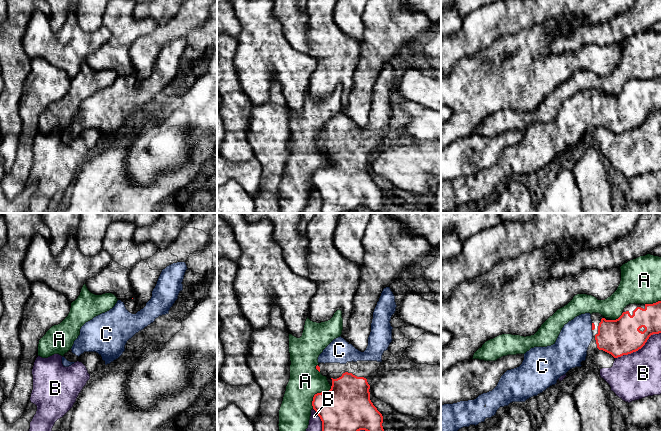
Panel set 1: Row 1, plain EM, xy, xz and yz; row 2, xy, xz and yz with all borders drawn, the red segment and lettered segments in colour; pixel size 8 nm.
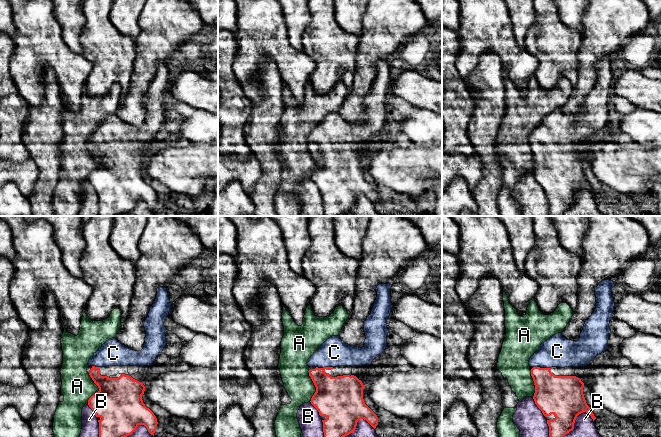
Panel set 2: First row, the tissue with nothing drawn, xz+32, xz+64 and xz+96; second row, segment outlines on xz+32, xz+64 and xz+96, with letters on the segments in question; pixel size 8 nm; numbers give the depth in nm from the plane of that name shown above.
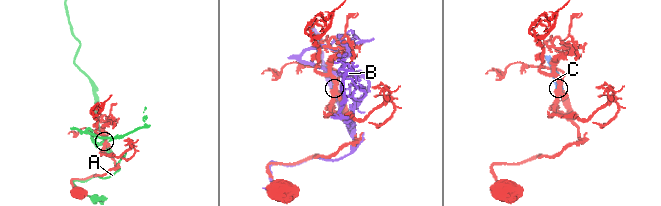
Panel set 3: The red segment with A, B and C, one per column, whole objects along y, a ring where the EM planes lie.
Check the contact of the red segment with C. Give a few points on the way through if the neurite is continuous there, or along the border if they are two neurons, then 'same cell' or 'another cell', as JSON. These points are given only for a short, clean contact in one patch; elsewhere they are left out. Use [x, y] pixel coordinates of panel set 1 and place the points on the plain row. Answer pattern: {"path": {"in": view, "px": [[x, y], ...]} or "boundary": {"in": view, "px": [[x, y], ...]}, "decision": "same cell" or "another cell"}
{"path": {"in": "yz", "px": [[593, 102], [592, 102], [570, 124]]}, "decision": "same cell"}

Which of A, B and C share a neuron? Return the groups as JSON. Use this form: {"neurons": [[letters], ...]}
{"neurons": [["A"], ["B"], ["C"]]}

